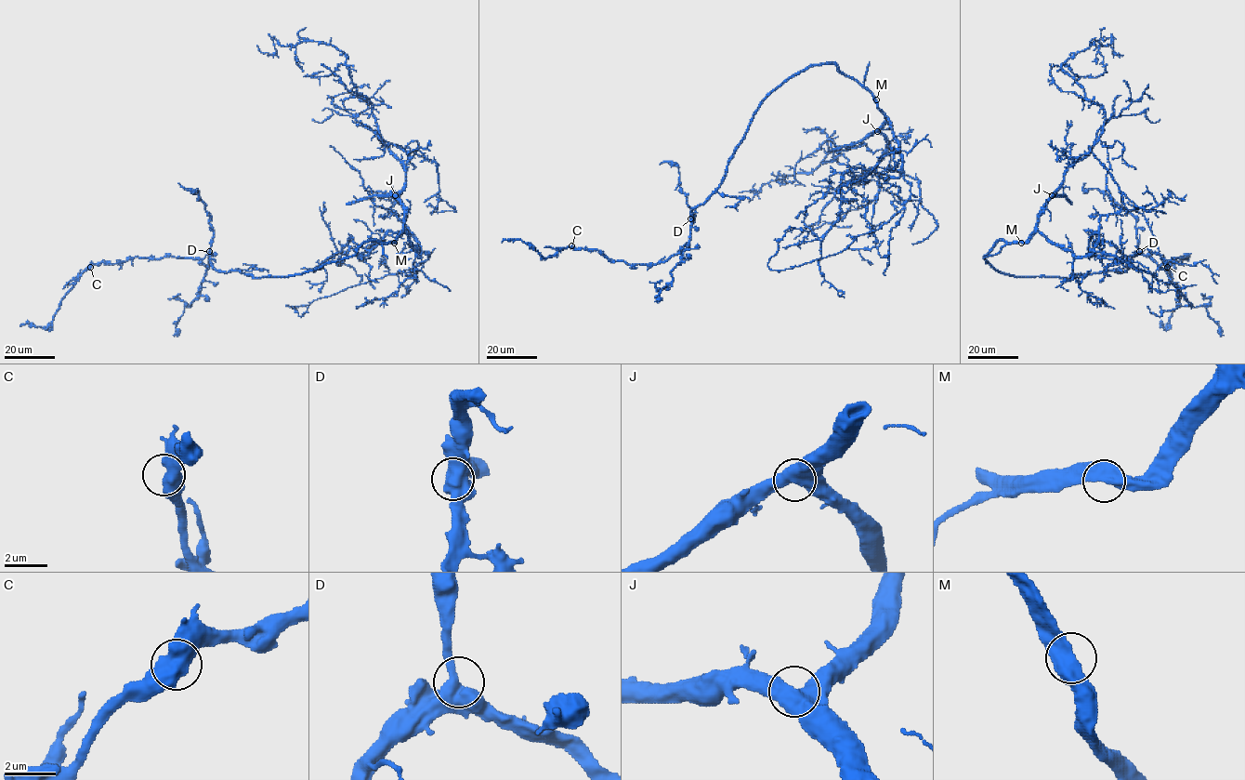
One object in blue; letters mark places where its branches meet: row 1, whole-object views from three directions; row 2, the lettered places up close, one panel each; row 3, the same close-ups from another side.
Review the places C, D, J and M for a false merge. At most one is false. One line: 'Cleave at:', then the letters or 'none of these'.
Cleave at: none of these

